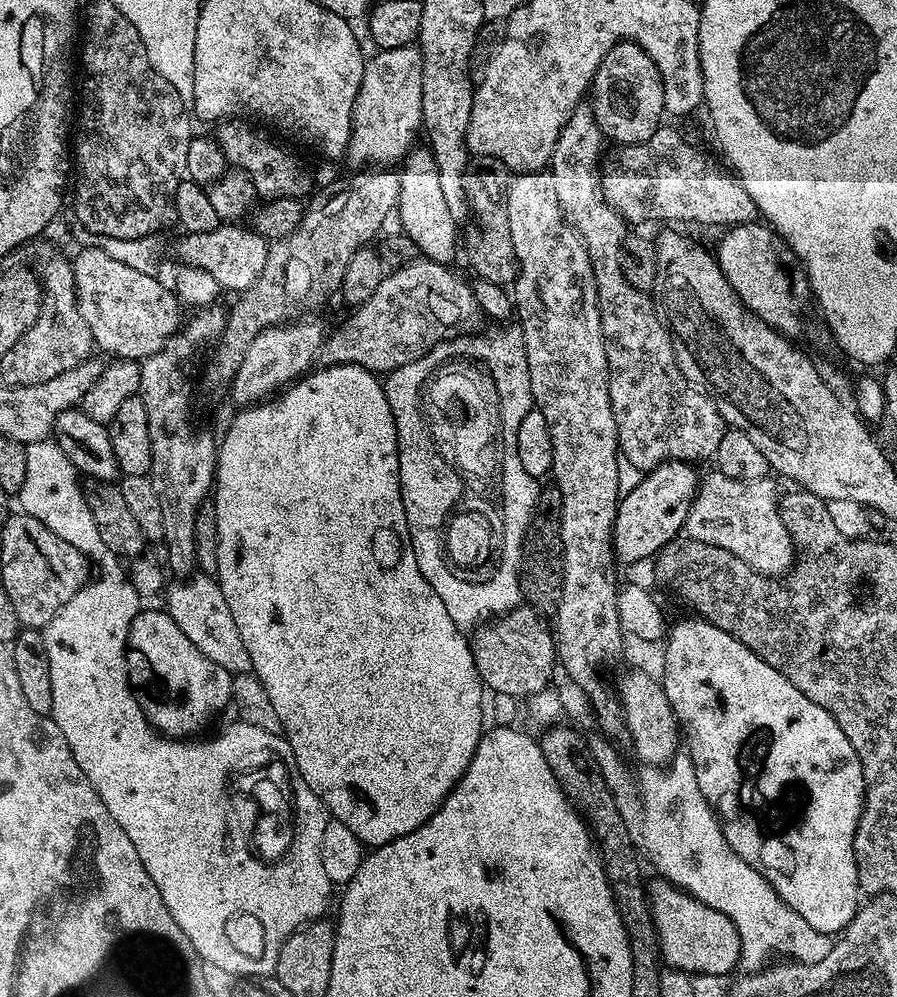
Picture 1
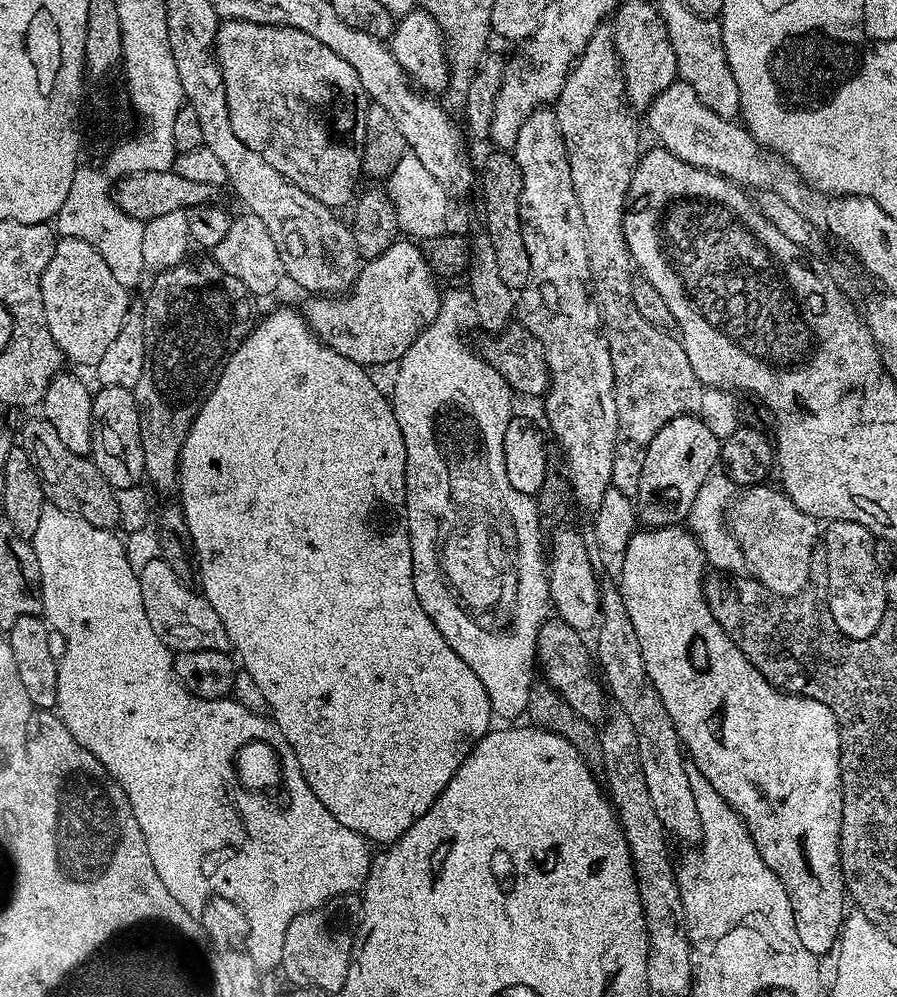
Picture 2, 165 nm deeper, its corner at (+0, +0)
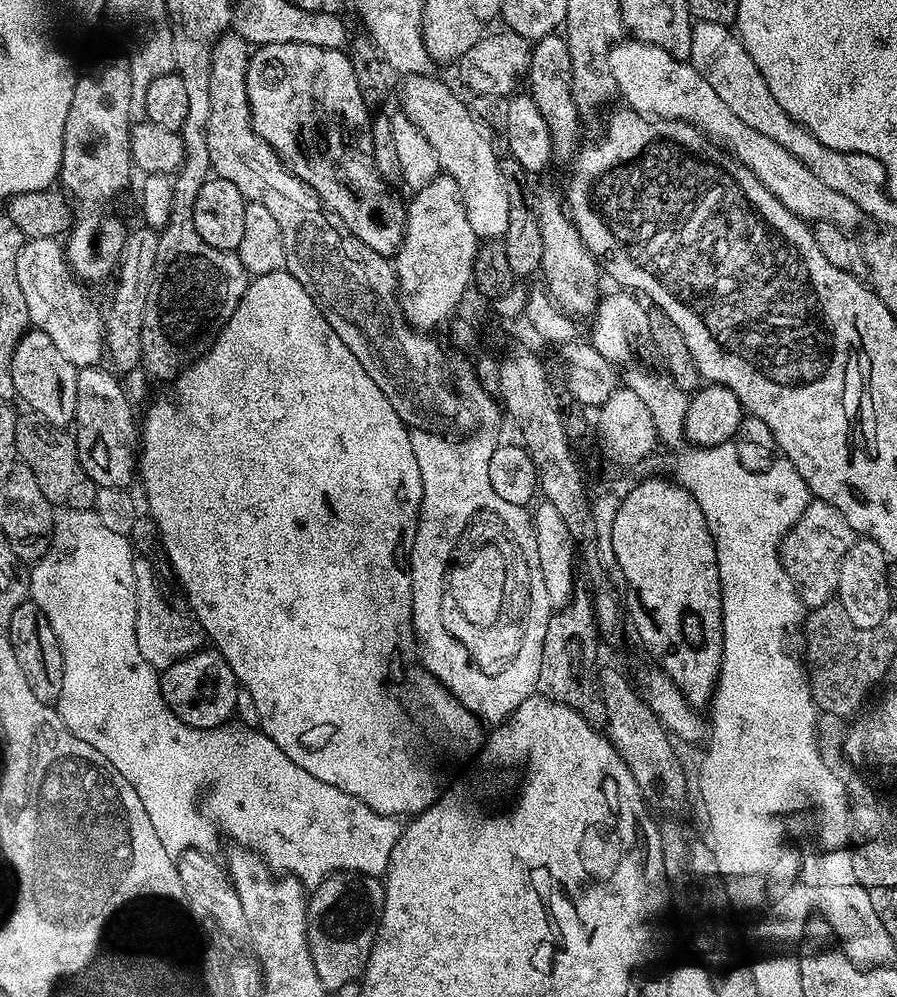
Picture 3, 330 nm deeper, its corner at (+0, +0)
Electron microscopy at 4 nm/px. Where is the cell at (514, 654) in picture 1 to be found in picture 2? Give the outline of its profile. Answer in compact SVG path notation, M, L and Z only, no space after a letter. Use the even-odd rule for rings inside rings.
M558 618L545 620L540 628L536 643L536 659L539 667L544 667L543 679L556 691L563 700L570 702L586 722L603 725L610 712L610 696L598 675L597 665L594 663L590 644L584 641L585 637L574 626L566 626Z

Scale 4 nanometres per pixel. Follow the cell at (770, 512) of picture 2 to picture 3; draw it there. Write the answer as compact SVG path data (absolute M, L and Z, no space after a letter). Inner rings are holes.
M809 499L806 510L794 522L794 526L784 533L780 549L780 561L790 574L790 582L794 582L796 592L805 609L820 608L826 601L836 596L838 586L838 570L846 550L850 550L854 539L852 528L825 500Z

